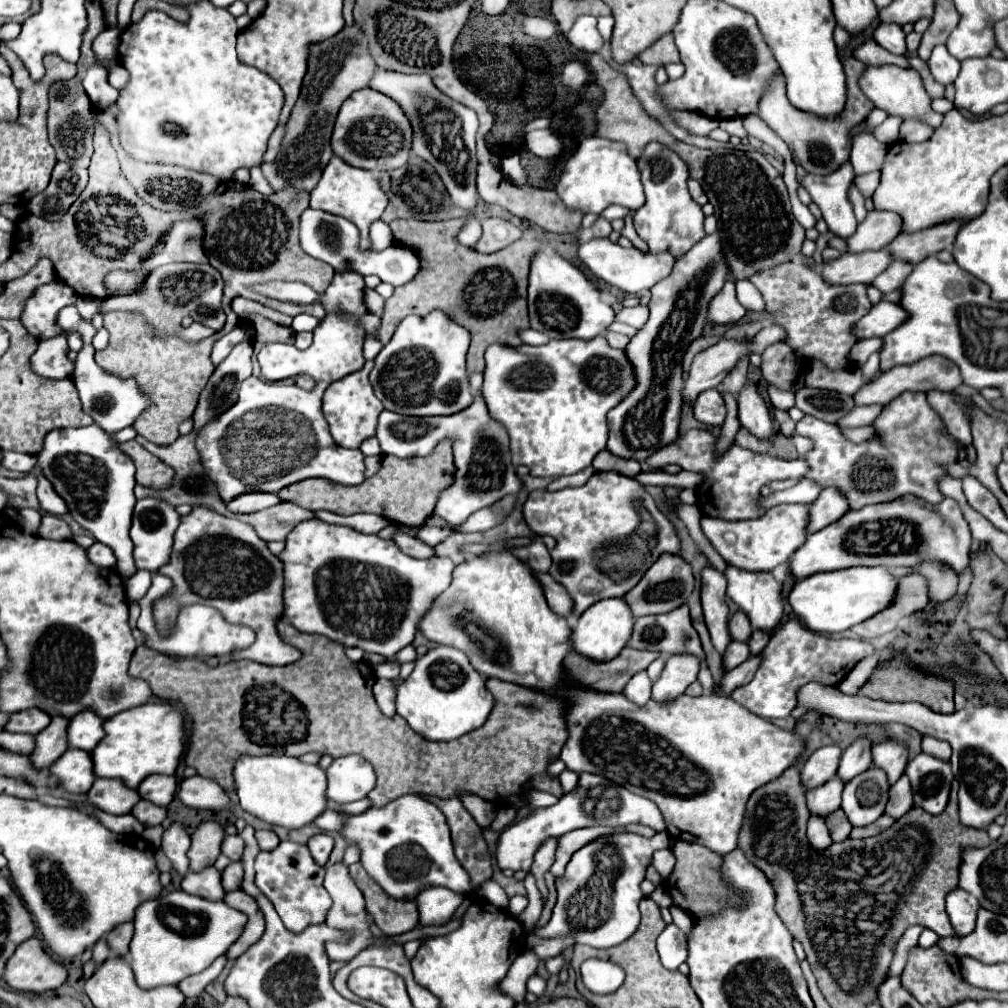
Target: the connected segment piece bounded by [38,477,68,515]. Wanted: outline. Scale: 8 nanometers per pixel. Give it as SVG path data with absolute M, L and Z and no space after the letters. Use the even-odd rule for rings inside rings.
M38 477L38 499L40 499L40 507L52 515L64 515L68 511L66 503L52 489L52 483L46 481L44 477Z

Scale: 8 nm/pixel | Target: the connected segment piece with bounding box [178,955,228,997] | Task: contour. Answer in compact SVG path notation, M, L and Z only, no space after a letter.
M224 955L224 957L218 957L208 969L204 969L204 971L198 973L198 975L186 977L184 981L178 983L178 987L182 989L182 993L184 993L186 997L198 997L198 995L204 991L204 987L206 987L208 983L212 983L212 981L220 975L220 971L224 969L226 961L228 961L226 955Z

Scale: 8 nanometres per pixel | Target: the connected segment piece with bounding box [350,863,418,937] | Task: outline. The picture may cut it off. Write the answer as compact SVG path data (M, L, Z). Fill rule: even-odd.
M360 863L350 865L350 875L366 897L366 909L372 915L374 923L388 935L402 935L412 931L418 925L418 911L412 901L396 901L388 897L382 887L368 877Z

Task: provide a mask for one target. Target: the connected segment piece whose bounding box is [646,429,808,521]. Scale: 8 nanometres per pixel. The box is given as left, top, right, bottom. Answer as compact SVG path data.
M690 429L680 435L672 445L658 449L646 461L655 469L662 469L669 464L680 465L684 471L702 473L704 481L696 489L698 493L698 509L704 515L728 519L728 521L742 521L742 519L756 519L762 517L766 511L758 505L760 489L776 479L802 479L808 473L808 463L804 459L784 461L772 455L752 453L736 443L732 443L722 455L716 453L718 437L706 429Z

